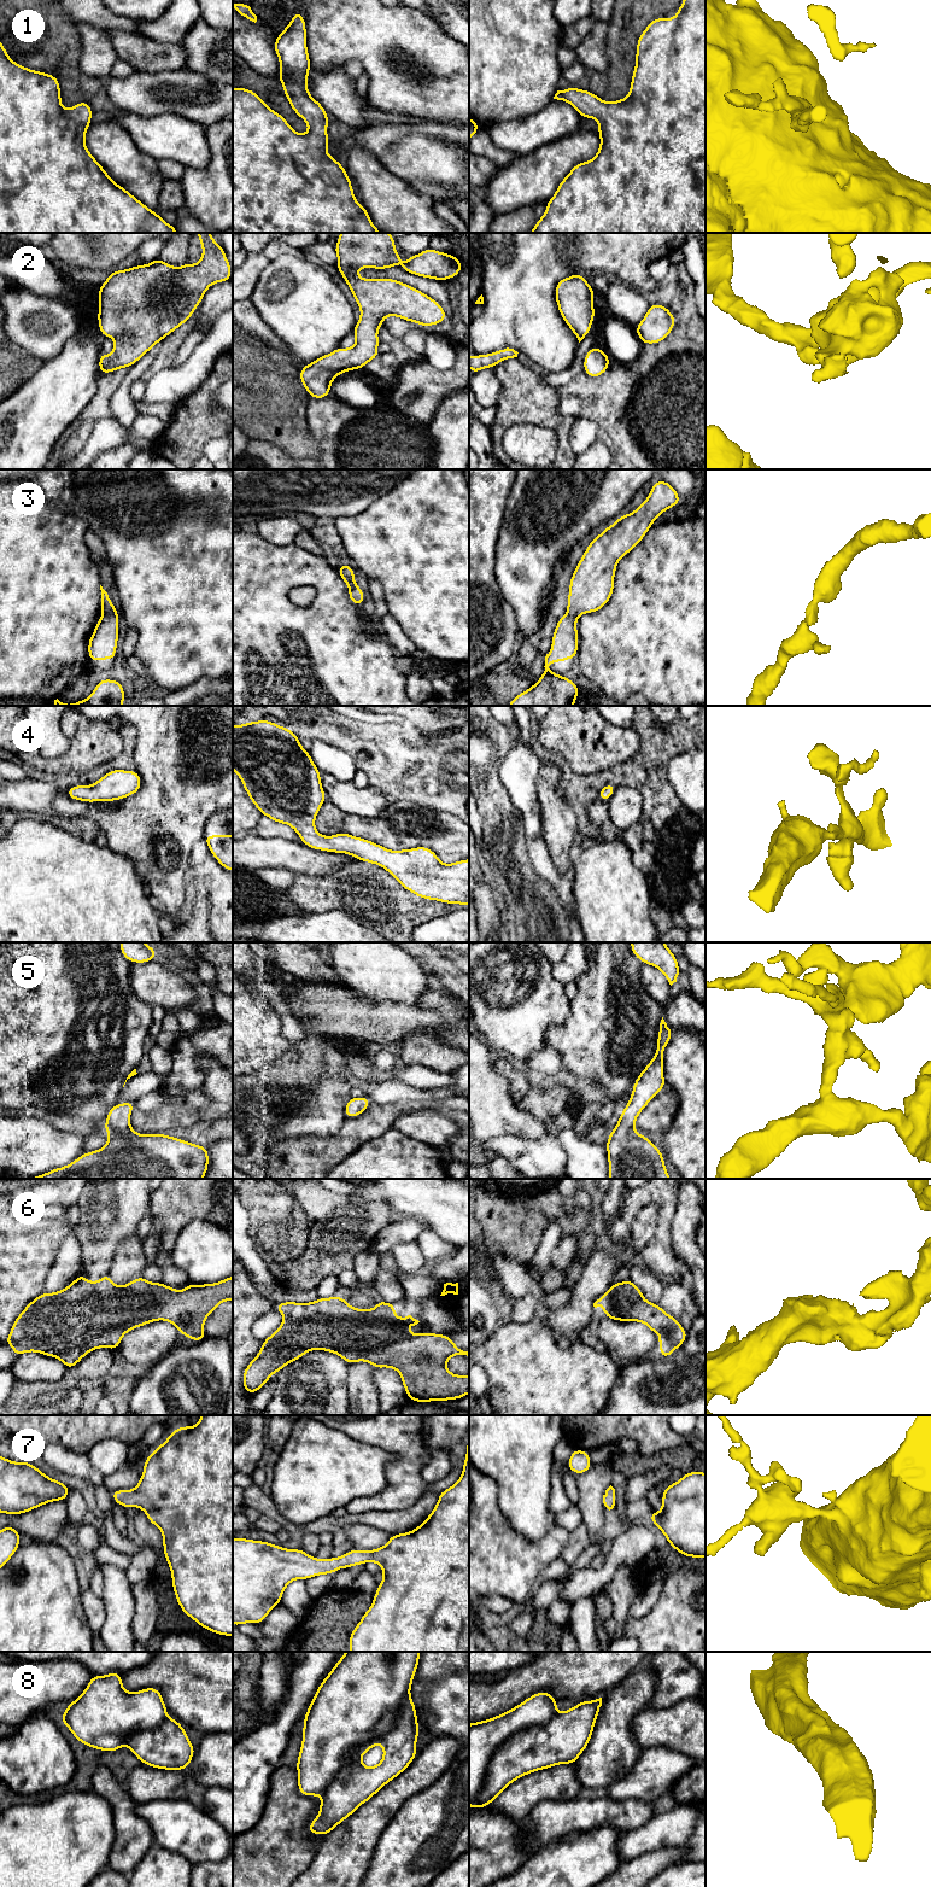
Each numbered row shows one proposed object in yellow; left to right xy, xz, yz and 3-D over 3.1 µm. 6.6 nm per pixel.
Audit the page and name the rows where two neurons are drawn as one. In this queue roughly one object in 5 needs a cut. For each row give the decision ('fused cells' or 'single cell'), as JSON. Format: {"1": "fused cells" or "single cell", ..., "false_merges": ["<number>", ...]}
{"1": "single cell", "2": "single cell", "3": "single cell", "4": "single cell", "5": "single cell", "6": "single cell", "7": "single cell", "8": "fused cells", "false_merges": ["8"]}

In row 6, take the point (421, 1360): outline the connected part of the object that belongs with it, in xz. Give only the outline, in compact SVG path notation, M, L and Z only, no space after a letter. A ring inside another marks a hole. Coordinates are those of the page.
M345 1296L317 1298L309 1303L282 1302L275 1303L275 1309L283 1315L283 1321L280 1327L268 1338L263 1340L263 1346L257 1356L247 1365L242 1375L242 1388L254 1395L270 1379L273 1373L279 1373L288 1363L301 1359L310 1350L324 1350L339 1355L349 1365L365 1361L373 1365L376 1369L388 1367L399 1372L402 1383L405 1388L405 1395L412 1402L433 1402L459 1400L469 1394L469 1374L452 1374L446 1368L446 1362L451 1356L467 1355L456 1346L450 1336L427 1333L409 1333L408 1326L415 1326L420 1321L411 1315L398 1319L394 1311L394 1303L377 1301L374 1309L357 1309L345 1302Z

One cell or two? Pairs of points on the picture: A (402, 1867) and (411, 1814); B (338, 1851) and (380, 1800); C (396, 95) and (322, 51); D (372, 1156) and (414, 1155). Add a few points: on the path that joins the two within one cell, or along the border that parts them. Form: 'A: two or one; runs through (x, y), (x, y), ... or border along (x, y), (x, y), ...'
A: one; runs through (410, 1853), (411, 1827)
B: one; runs through (350, 1839), (376, 1812)
C: one; runs through (384, 75), (359, 51), (343, 51)
D: one; runs through (382, 1156), (403, 1156)

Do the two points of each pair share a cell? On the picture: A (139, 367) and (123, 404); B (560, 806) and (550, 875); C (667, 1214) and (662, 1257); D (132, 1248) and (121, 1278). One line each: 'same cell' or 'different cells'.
A: same cell
B: different cells
C: same cell
D: same cell

